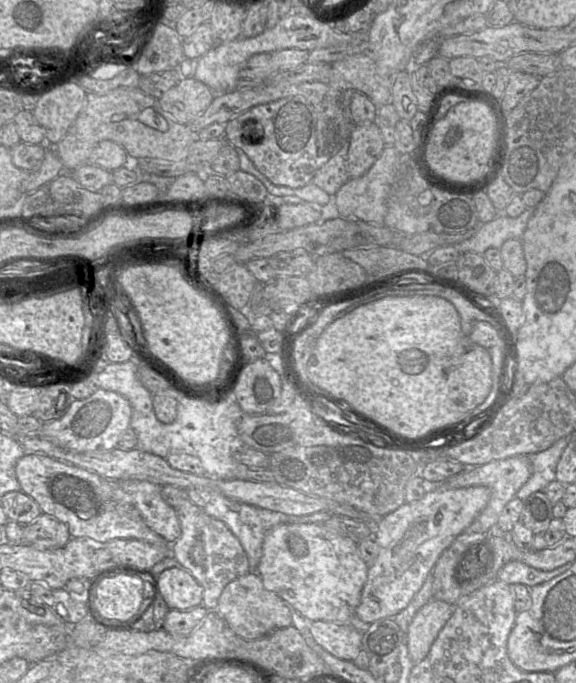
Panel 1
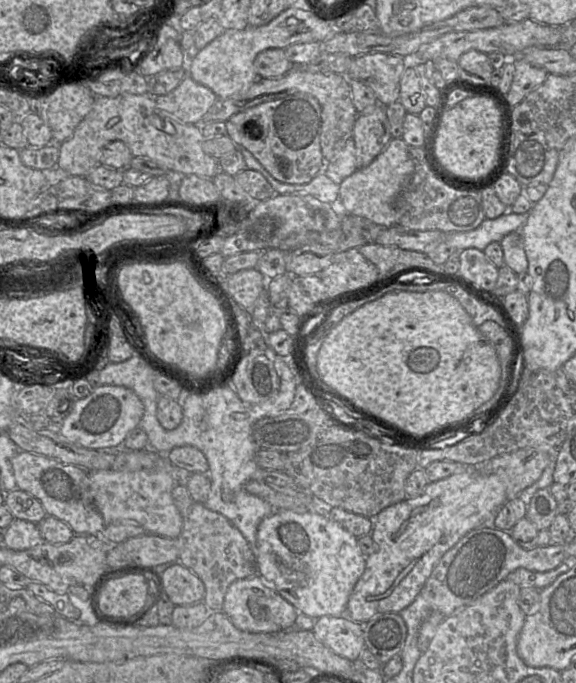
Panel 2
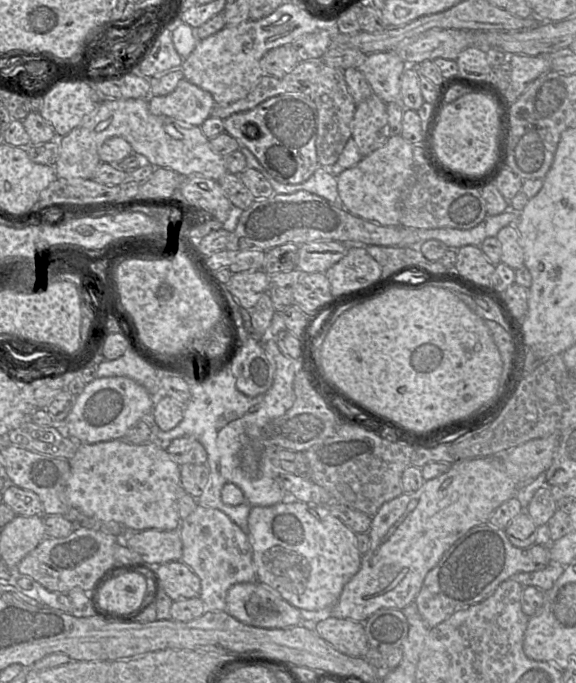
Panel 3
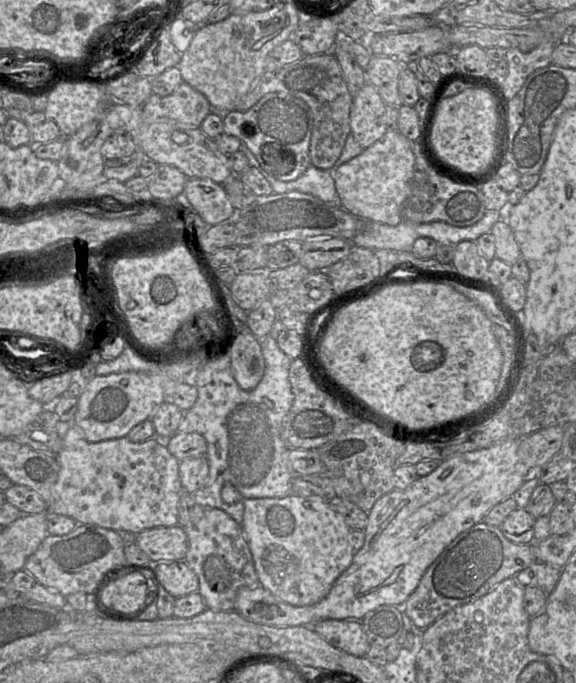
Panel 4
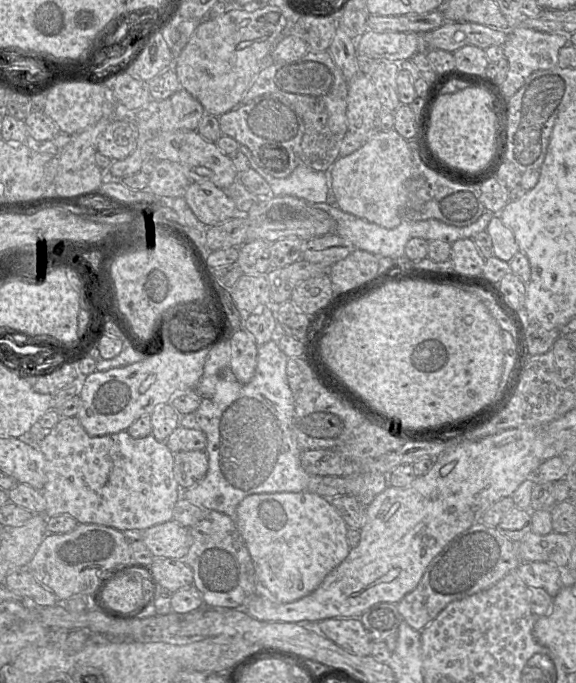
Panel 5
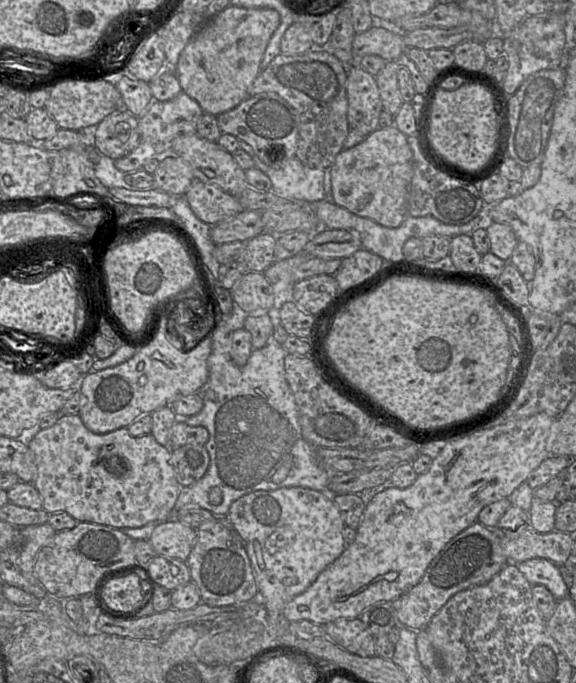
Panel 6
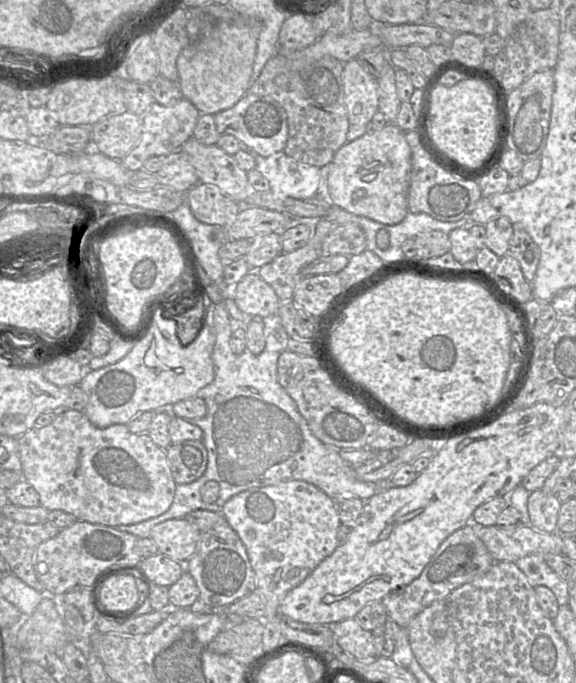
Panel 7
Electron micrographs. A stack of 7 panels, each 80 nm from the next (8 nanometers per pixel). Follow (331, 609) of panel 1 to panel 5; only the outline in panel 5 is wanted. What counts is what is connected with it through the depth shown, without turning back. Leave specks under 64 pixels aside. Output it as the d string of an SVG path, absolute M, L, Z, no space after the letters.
M309 491L249 495L237 507L235 524L253 561L255 575L259 584L259 592L272 596L279 603L291 603L314 592L326 576L347 558L351 549L347 541L348 526L338 511L332 506L330 499Z

